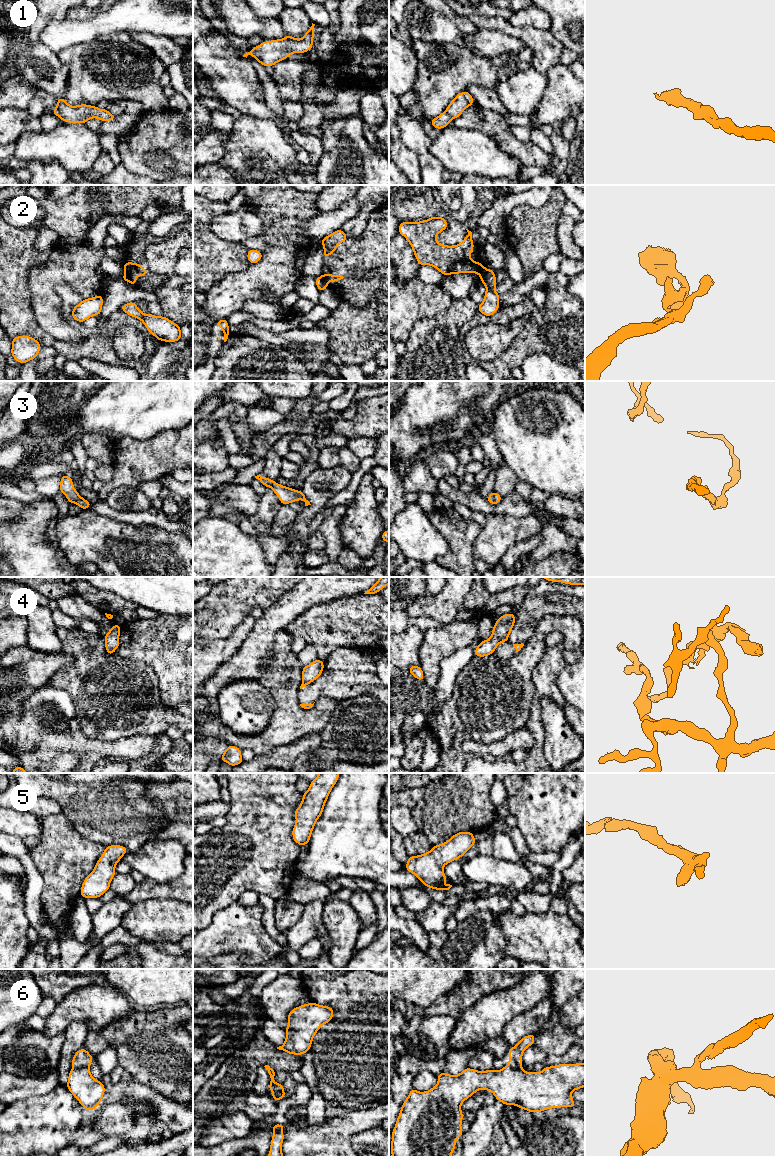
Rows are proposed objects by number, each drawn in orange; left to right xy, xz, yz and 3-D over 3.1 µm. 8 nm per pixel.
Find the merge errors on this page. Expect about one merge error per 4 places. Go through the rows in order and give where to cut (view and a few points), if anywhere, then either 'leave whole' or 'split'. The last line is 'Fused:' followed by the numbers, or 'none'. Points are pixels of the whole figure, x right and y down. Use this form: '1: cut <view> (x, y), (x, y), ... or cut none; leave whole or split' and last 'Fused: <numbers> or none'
1: cut none; leave whole
2: cut yz (485, 268), (480, 275); split
3: cut none; leave whole
4: cut yz (505, 638), (497, 644); split
5: cut none; leave whole
6: cut xz (269, 1089), (283, 1091); split
Fused: 2, 4, 6

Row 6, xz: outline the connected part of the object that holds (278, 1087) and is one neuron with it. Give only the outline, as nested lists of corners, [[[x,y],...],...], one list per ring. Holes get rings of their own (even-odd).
[[[265,1065],[264,1067],[266,1068],[266,1070],[269,1073],[269,1076],[270,1076],[270,1084],[269,1084],[268,1090],[275,1089],[276,1091],[279,1091],[279,1092],[284,1091],[283,1084],[279,1084],[279,1083],[274,1082],[274,1077],[275,1077],[276,1071],[272,1067],[270,1067],[269,1065]]]

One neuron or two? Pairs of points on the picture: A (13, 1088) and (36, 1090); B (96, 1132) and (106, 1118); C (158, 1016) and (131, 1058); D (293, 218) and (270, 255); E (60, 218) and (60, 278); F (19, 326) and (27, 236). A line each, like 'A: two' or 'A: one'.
A: one
B: two
C: one
D: one
E: two
F: one

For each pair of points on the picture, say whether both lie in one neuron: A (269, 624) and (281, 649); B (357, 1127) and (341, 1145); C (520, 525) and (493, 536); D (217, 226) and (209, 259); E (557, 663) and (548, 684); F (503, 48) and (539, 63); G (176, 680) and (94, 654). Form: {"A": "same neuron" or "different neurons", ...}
{"A": "different neurons", "B": "same neuron", "C": "same neuron", "D": "different neurons", "E": "same neuron", "F": "different neurons", "G": "different neurons"}

